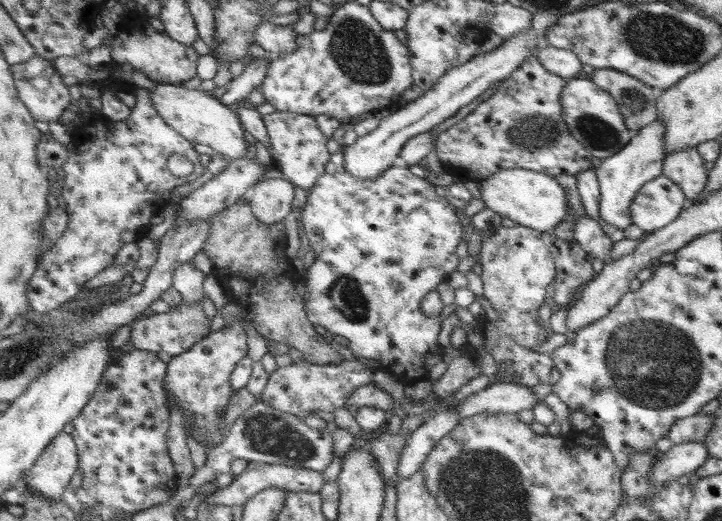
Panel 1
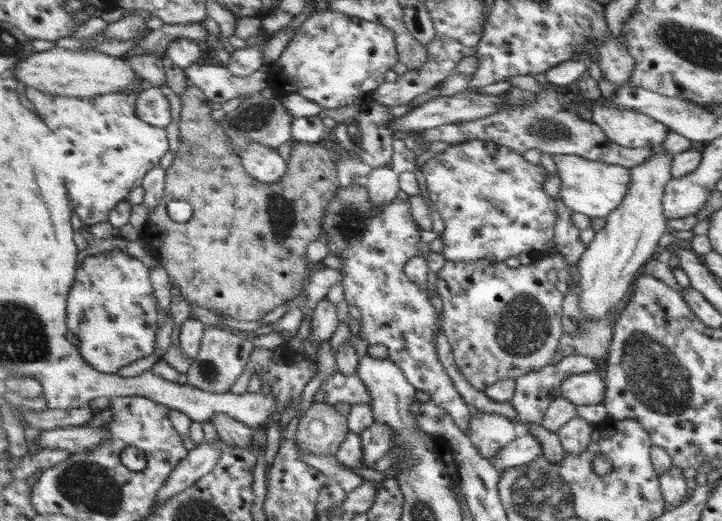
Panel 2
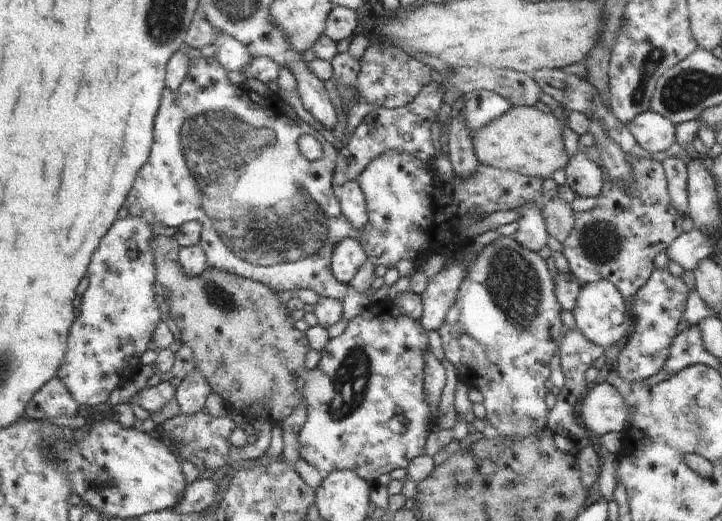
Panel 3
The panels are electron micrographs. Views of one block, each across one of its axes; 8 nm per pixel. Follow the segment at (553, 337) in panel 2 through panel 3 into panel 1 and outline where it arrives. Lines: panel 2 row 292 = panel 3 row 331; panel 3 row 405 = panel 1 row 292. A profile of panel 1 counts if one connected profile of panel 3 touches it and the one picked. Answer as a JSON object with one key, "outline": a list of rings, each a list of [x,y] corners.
{"outline":[[[503,224],[495,228],[491,234],[483,236],[481,240],[479,264],[483,266],[481,268],[483,296],[491,304],[493,312],[497,312],[497,320],[491,322],[485,316],[483,320],[467,318],[467,322],[477,330],[485,354],[489,354],[487,350],[489,342],[485,338],[485,330],[491,330],[491,328],[499,336],[509,338],[509,342],[517,344],[519,348],[531,350],[531,348],[543,346],[555,332],[549,326],[543,326],[539,322],[537,312],[547,300],[545,286],[555,278],[555,262],[541,240],[541,232],[531,230],[527,226],[517,226],[517,224]]]}

